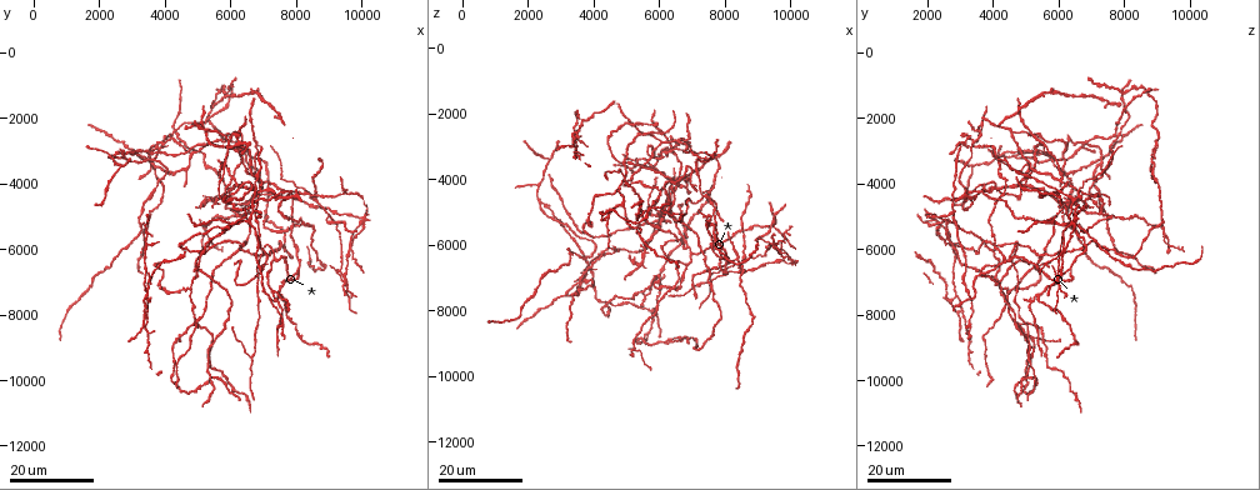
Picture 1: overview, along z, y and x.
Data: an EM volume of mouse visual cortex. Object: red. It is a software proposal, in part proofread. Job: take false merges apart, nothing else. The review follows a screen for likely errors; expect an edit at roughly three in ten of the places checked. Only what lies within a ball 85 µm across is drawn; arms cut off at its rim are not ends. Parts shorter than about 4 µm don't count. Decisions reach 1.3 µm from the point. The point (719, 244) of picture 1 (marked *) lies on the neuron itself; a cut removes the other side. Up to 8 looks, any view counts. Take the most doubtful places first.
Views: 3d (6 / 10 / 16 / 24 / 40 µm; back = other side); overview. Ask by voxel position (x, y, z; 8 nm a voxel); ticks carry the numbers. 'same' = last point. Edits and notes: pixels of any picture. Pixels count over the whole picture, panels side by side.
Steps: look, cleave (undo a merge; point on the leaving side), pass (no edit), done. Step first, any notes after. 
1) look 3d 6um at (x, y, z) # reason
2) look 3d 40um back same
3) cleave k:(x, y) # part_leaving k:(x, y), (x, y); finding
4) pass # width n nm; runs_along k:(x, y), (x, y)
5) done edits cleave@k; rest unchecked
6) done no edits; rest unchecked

look 3d 24um at (2300, 3100, 4600) # looks like a crossing

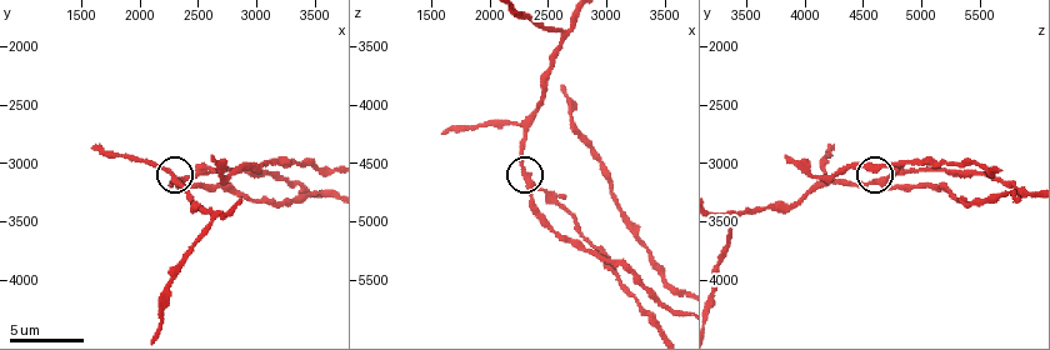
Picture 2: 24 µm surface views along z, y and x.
look 3d 10um at (2340, 3180, 4700) # closer look

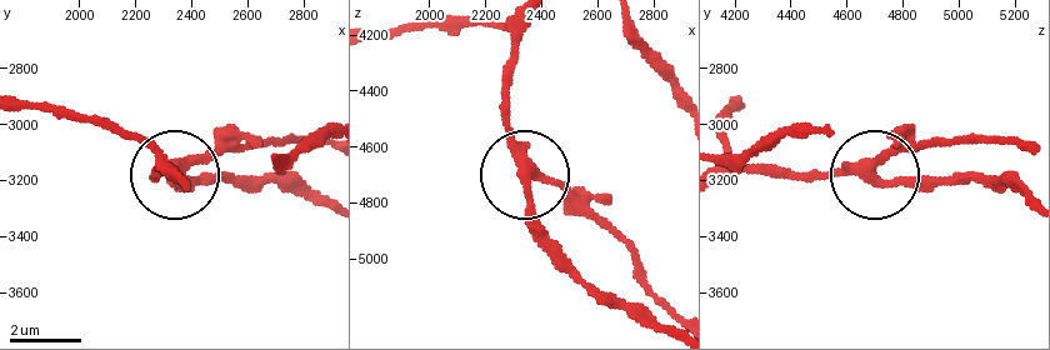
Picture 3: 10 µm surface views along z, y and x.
pass # arms 4; runs_along 3:(670, 310), (616, 239), (530, 173), (509, 121), (509, 53); one neuron here

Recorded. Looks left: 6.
look 3d 16um at (5800, 5200, 2700) # three-way junction

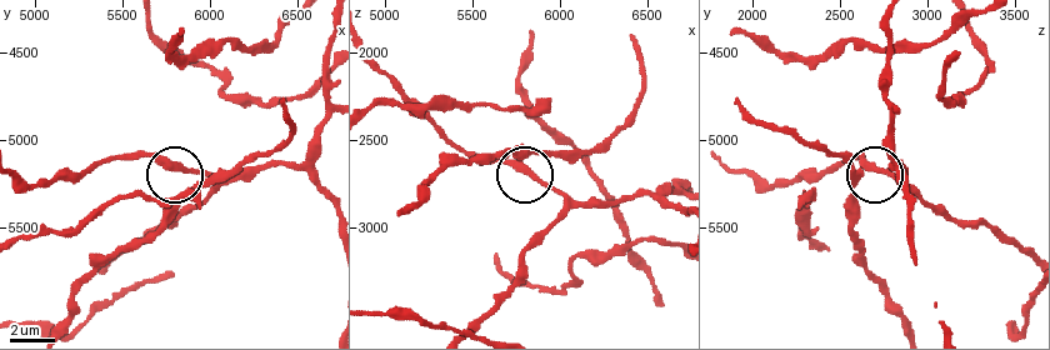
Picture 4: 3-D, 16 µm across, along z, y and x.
look 3d 10um at (5840, 5160, 2700)

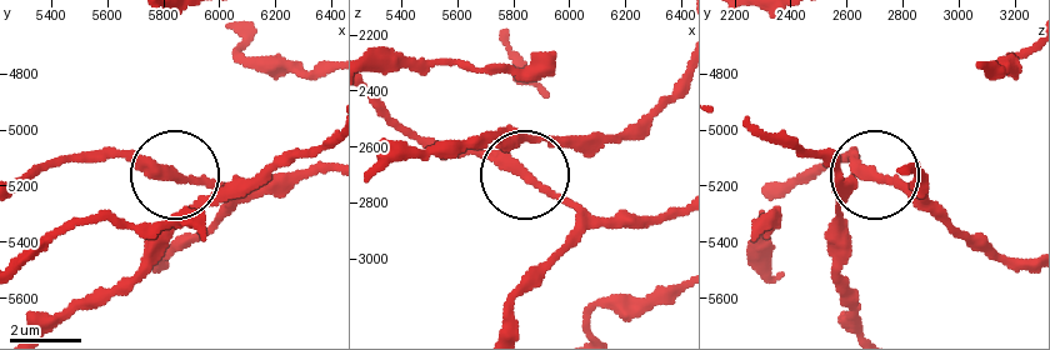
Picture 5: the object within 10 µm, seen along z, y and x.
pass # width 230 nm; all the same neuron

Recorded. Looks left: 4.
look 3d 16um at (7200, 7500, 3300) # three-way junction

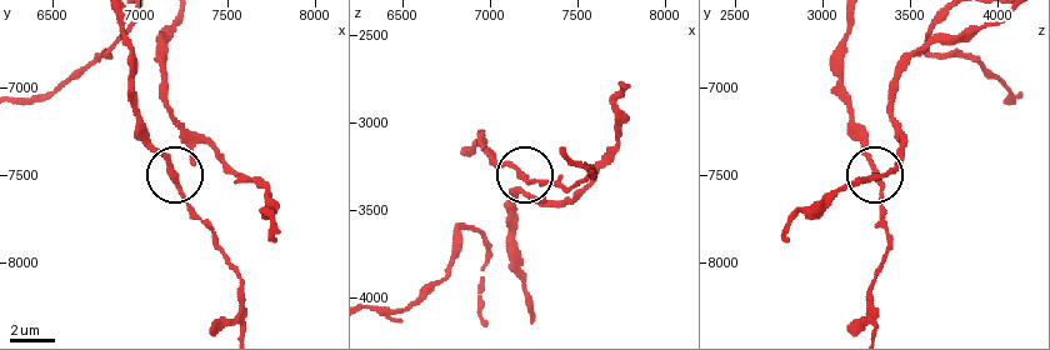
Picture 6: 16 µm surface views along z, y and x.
look 3d 6um at (7160, 7480, 3280)

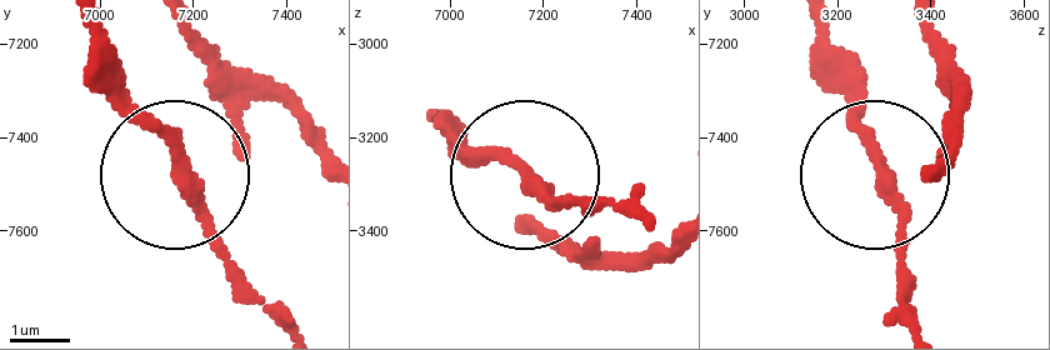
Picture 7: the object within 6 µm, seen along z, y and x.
pass # side_arm 12 um; runs_along 7:(535, 226), (580, 256), (525, 183), (634, 196); all the same neuron

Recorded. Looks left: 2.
look 3d 24um at (8000, 6600, 6400) # branch point

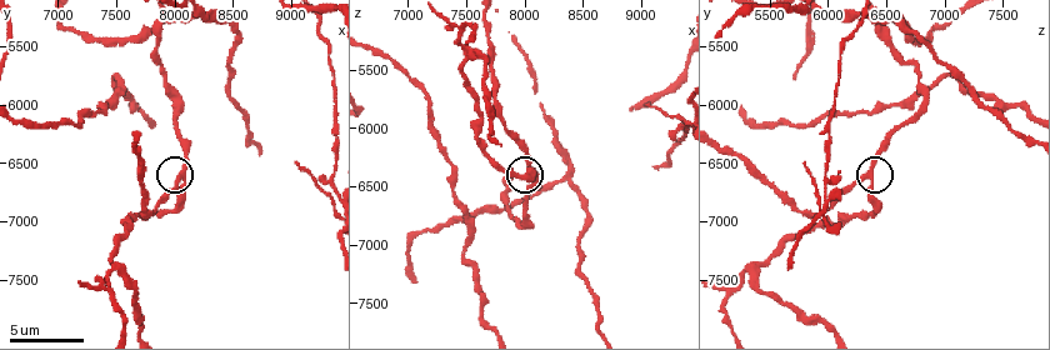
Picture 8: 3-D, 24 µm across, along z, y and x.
look 3d 6um same # zoom in

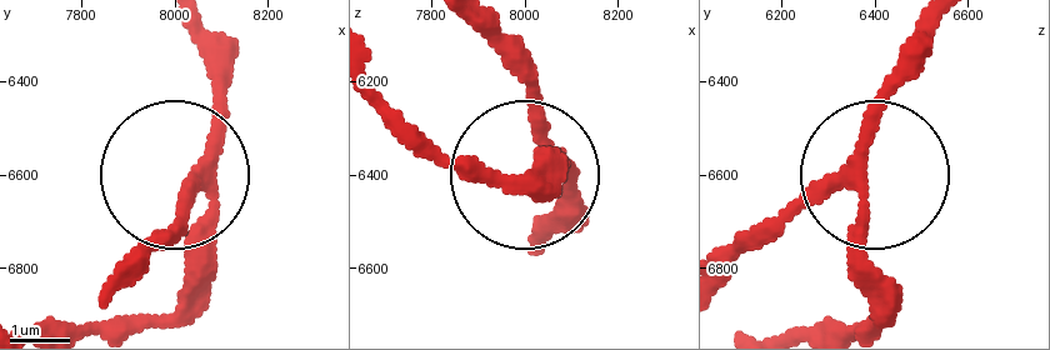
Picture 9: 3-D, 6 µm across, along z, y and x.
pass # side_arm 43 um; runs_along 9:(725, 266), (855, 188), (875, 306); one neuron here

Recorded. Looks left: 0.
done no edits; rest unchecked

